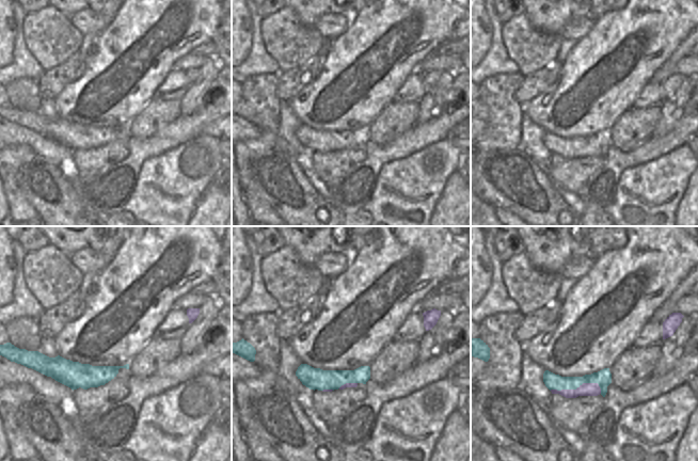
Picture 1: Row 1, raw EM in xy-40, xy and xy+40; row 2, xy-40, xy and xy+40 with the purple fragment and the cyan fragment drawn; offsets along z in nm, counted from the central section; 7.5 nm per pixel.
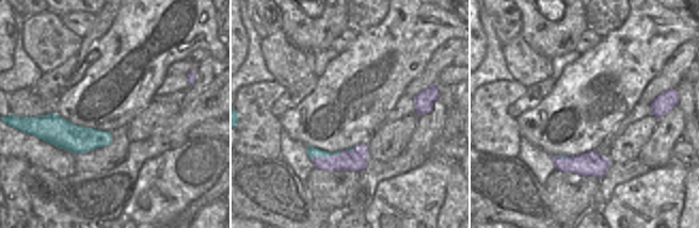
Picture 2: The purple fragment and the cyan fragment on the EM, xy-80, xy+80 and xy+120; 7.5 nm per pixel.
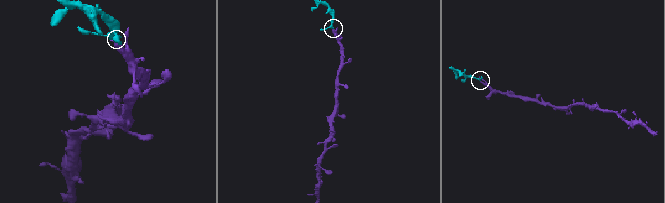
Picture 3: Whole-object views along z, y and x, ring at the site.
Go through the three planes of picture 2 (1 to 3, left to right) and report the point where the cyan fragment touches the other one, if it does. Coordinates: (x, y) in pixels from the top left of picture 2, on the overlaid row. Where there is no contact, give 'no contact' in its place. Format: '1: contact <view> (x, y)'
1: no contact
2: contact xy+80 (326, 158)
3: contact xy+120 (562, 158)

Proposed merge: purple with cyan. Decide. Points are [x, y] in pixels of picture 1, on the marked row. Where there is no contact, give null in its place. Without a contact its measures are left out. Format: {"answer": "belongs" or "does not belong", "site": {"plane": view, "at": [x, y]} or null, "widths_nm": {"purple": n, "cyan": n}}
{"answer": "belongs", "site": {"plane": "xy+40", "at": [578, 387]}, "widths_nm": {"purple": 100, "cyan": 120}}

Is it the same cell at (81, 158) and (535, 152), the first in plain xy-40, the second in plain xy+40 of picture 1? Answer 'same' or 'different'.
different

